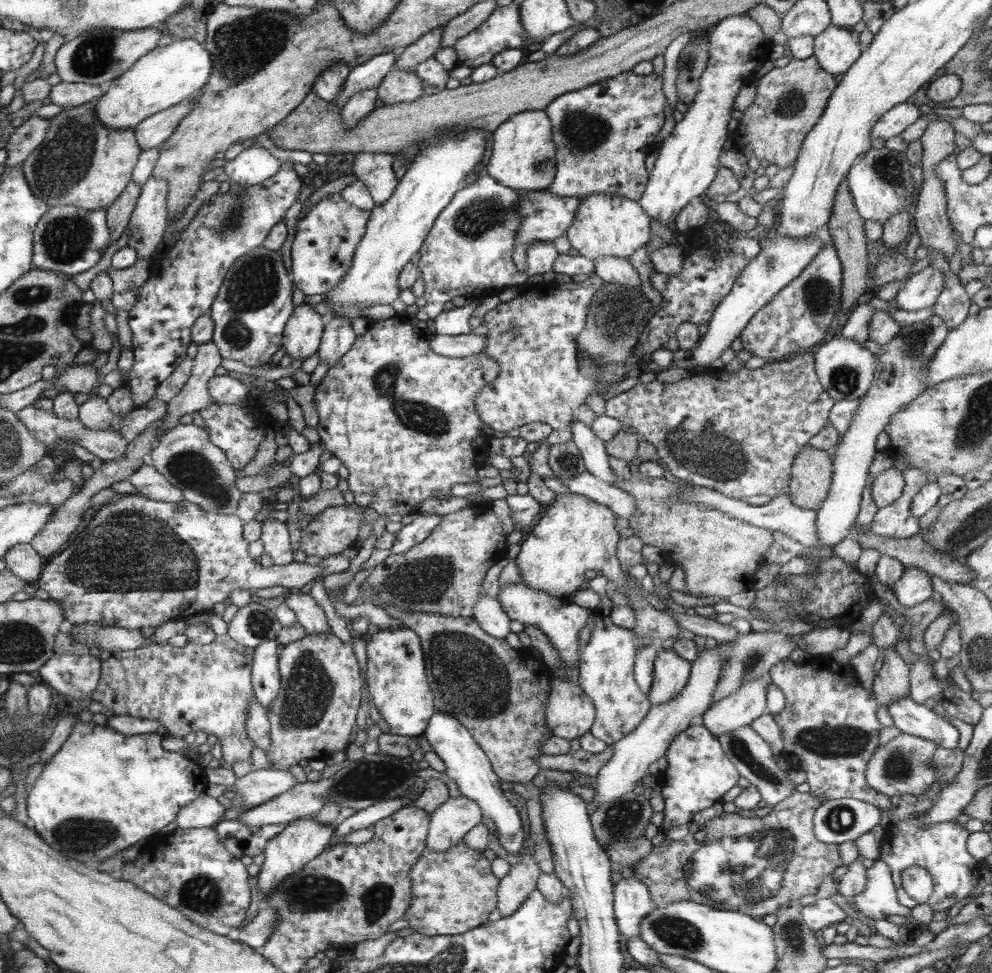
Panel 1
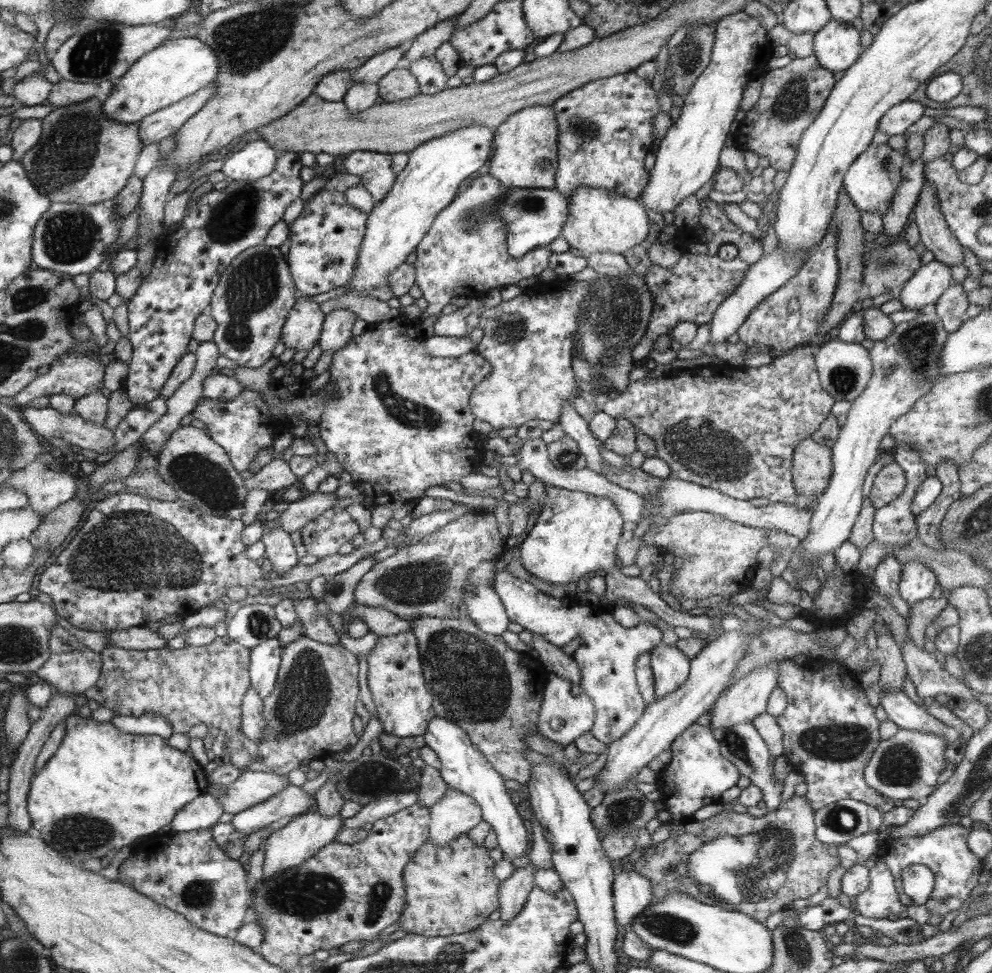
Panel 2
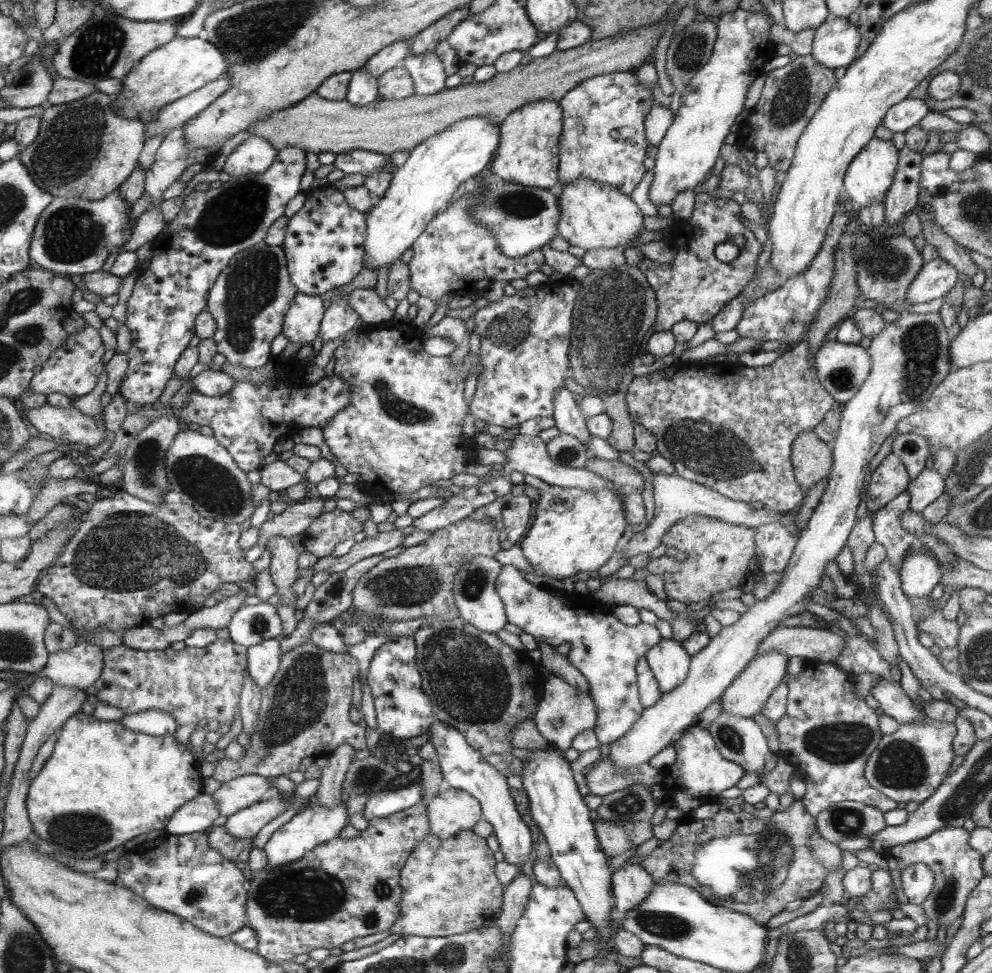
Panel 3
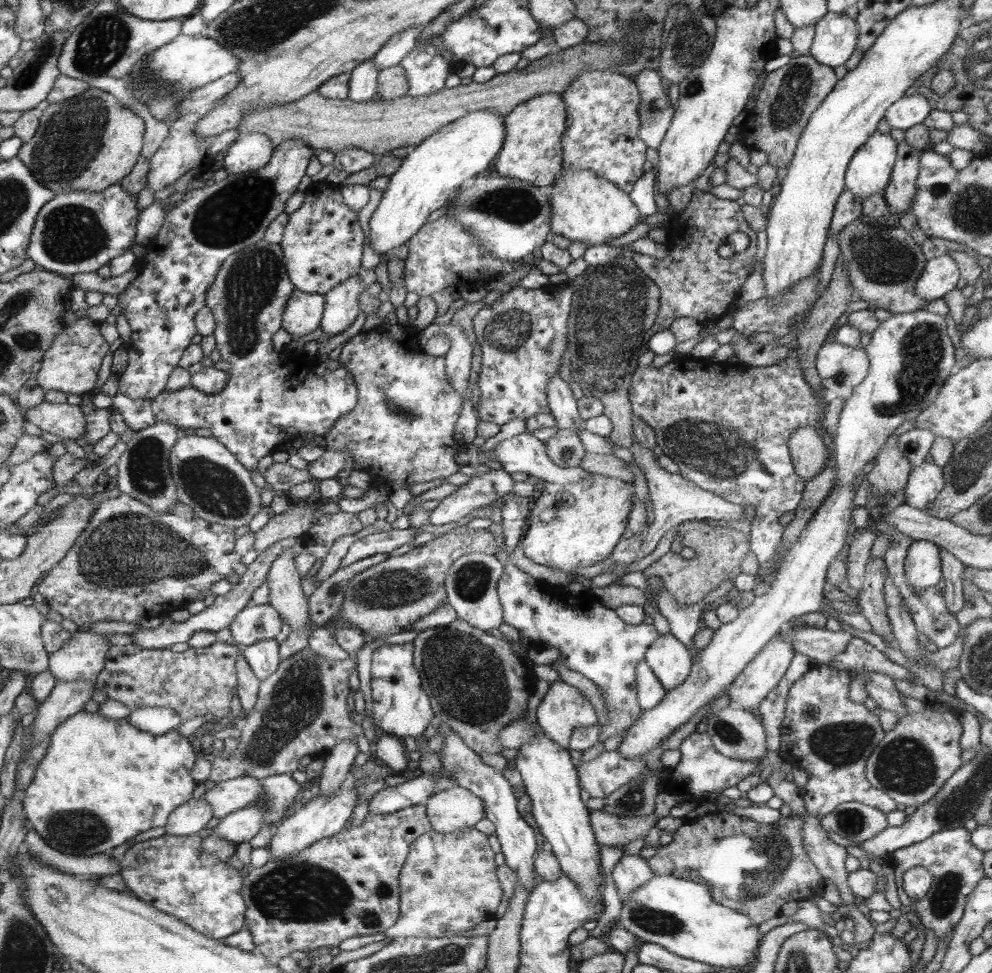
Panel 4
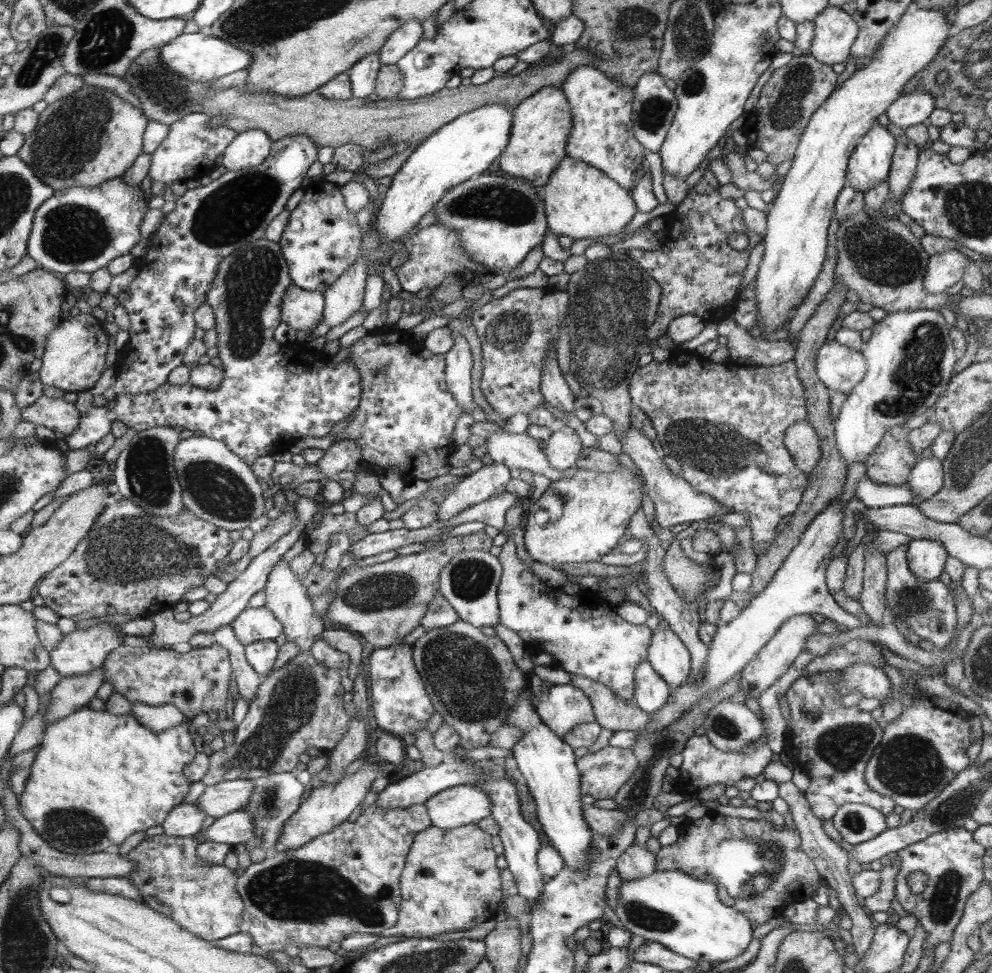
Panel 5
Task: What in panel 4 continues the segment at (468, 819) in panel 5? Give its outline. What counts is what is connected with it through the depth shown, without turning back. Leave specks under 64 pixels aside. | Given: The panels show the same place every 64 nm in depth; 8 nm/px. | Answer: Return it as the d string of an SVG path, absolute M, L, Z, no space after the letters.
M450 785L429 796L428 806L432 830L450 834L475 827L485 817L483 800L458 785Z

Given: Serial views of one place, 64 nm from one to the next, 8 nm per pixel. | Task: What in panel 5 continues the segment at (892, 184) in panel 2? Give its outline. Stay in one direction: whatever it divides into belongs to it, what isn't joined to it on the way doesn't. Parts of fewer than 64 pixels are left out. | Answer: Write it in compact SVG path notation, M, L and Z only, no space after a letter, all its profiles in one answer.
M879 124L867 133L849 160L849 185L854 190L868 192L884 182L892 171L897 140Z

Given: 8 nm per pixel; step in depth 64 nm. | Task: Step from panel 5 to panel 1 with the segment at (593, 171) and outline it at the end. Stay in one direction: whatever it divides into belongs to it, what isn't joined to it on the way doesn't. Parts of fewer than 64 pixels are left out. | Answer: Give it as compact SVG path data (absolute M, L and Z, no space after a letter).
M589 194L581 198L576 221L571 225L566 238L579 255L594 262L602 256L626 258L632 256L650 240L650 218L638 201L611 194Z

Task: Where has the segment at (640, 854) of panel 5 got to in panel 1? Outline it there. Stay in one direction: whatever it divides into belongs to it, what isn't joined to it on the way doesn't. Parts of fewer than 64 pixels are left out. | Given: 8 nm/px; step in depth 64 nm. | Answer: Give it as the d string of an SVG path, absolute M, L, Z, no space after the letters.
M640 878L615 882L614 910L624 938L641 936L641 922L655 908L649 887Z

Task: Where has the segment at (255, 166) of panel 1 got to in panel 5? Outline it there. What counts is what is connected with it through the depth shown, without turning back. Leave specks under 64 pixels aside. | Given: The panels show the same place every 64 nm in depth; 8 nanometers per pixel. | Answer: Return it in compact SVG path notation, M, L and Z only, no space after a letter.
M262 130L238 133L222 157L228 171L242 170L261 165L272 153L273 140Z

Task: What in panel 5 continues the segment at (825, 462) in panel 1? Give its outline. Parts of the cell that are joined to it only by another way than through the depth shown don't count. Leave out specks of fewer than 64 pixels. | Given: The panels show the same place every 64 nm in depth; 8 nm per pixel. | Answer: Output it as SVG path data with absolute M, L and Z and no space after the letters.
M801 420L786 429L784 441L802 471L809 475L817 468L822 454L821 439L808 420Z

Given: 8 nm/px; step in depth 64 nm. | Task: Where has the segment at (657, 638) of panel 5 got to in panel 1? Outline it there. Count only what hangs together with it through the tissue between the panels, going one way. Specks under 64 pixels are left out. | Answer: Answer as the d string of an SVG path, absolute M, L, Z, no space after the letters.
M659 647L653 664L653 682L648 692L653 705L670 702L677 698L689 683L692 664L672 648Z

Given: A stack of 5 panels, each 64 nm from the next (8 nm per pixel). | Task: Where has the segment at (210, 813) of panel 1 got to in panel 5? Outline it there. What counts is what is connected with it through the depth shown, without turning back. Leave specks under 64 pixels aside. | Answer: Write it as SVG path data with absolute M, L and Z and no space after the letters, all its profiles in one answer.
M182 803L169 813L161 826L167 836L197 836L206 816L206 812L196 803Z

